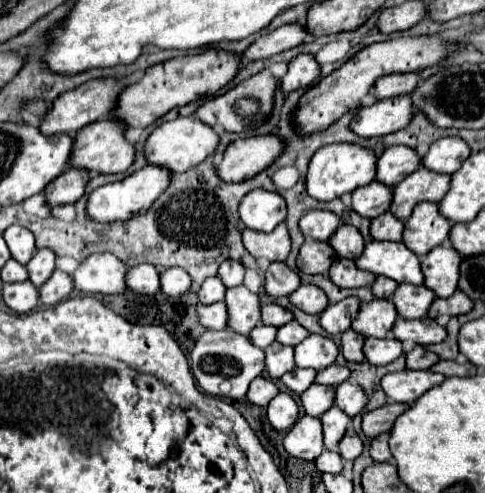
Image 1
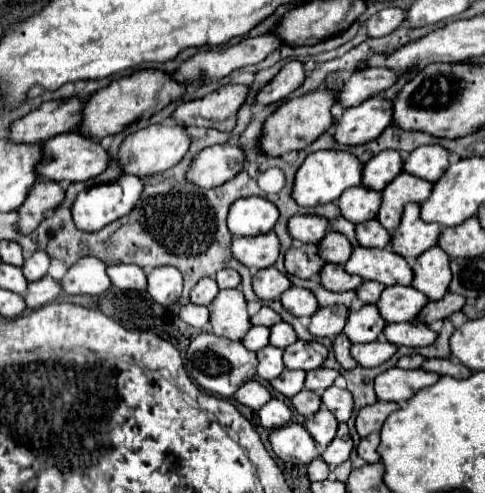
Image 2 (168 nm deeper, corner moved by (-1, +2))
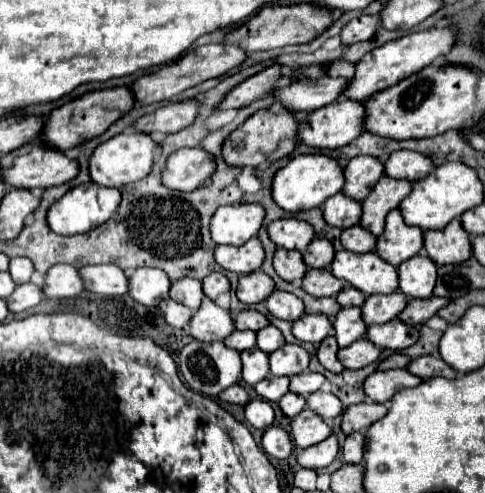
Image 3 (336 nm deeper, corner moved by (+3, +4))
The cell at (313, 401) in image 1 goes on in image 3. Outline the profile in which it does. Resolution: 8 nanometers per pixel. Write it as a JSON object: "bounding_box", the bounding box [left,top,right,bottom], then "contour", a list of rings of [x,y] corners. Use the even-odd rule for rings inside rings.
{"bounding_box":[280,392,306,418],"contour":[[[288,392],[286,396],[282,396],[280,398],[280,408],[282,408],[282,412],[288,416],[288,418],[294,418],[304,406],[306,406],[306,400],[302,398],[302,396],[298,396],[298,394],[292,394],[292,392]]]}

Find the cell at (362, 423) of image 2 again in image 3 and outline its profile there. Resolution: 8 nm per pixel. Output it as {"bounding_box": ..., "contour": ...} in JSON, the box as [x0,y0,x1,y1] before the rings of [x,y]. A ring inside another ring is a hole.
{"bounding_box":[342,402,386,434],"contour":[[[362,402],[362,404],[354,404],[348,406],[344,410],[344,418],[342,418],[342,432],[344,434],[352,434],[352,432],[366,432],[370,424],[374,424],[376,420],[380,420],[382,416],[386,416],[386,406],[384,404],[376,404],[376,402]]]}

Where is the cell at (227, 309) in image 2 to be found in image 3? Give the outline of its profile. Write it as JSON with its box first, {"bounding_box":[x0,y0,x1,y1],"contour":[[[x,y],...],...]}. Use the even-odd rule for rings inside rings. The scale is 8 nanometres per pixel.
{"bounding_box":[188,298,234,342],"contour":[[[210,298],[202,300],[202,306],[192,314],[188,322],[188,334],[200,342],[224,340],[234,332],[234,320],[228,310],[216,306]]]}

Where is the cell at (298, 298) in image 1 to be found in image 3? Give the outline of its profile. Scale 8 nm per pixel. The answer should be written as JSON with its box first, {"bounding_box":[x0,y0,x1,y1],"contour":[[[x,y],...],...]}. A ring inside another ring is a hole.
{"bounding_box":[266,290,304,322],"contour":[[[274,290],[268,296],[266,308],[274,318],[288,320],[288,322],[298,320],[302,316],[302,312],[304,312],[304,304],[302,304],[302,300],[298,296],[290,294],[290,292],[278,292],[278,290]]]}

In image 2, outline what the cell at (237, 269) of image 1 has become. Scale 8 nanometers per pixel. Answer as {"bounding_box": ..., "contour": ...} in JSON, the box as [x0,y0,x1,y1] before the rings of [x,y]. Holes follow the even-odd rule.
{"bounding_box":[216,268,240,288],"contour":[[[224,268],[216,274],[216,282],[218,282],[218,288],[238,288],[240,286],[240,274],[232,268]]]}

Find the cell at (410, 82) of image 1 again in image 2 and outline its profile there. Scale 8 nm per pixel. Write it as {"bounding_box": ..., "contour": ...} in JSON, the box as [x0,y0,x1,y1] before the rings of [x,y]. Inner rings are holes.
{"bounding_box":[336,68,398,106],"contour":[[[364,68],[350,76],[350,80],[344,84],[342,92],[336,94],[336,100],[344,106],[358,106],[364,100],[382,94],[390,86],[394,86],[398,80],[398,74],[390,68]]]}

